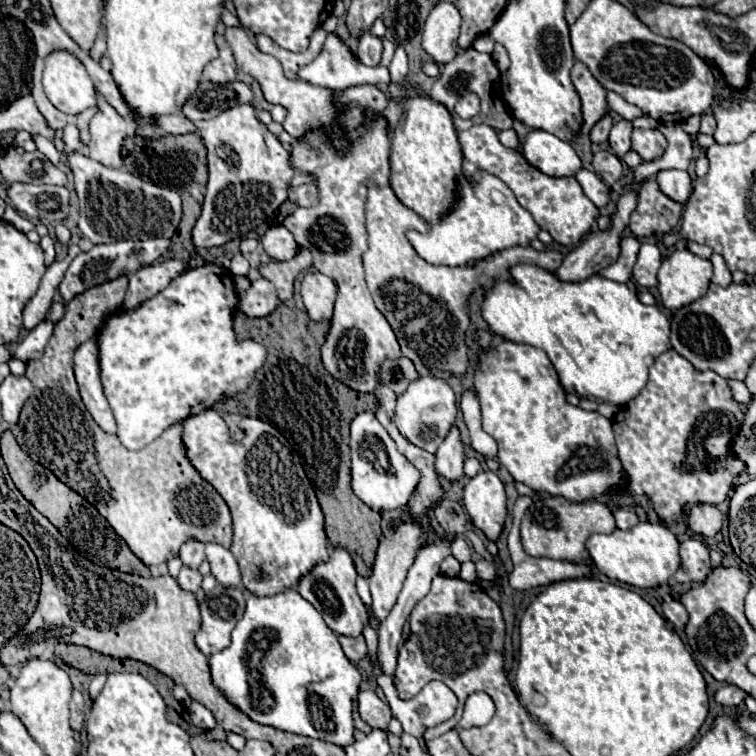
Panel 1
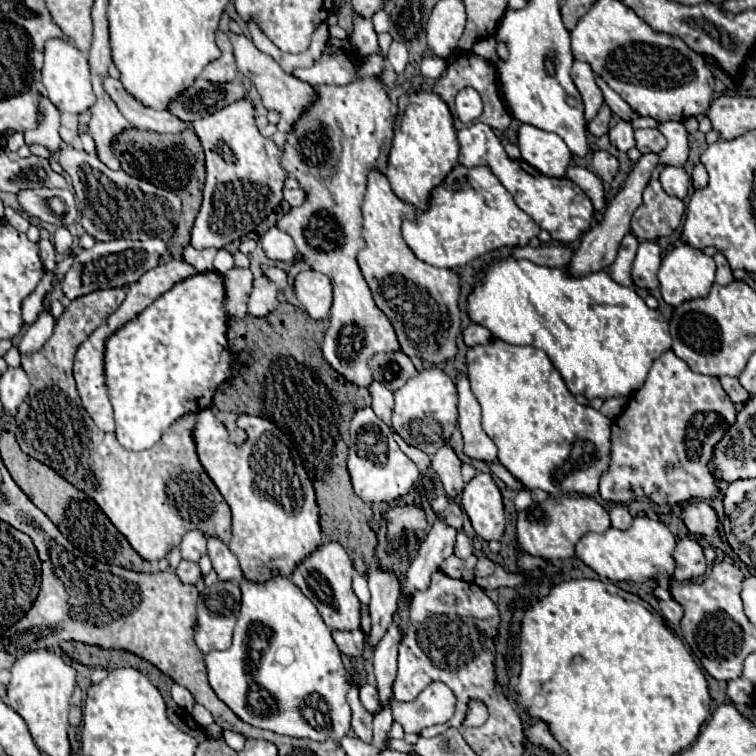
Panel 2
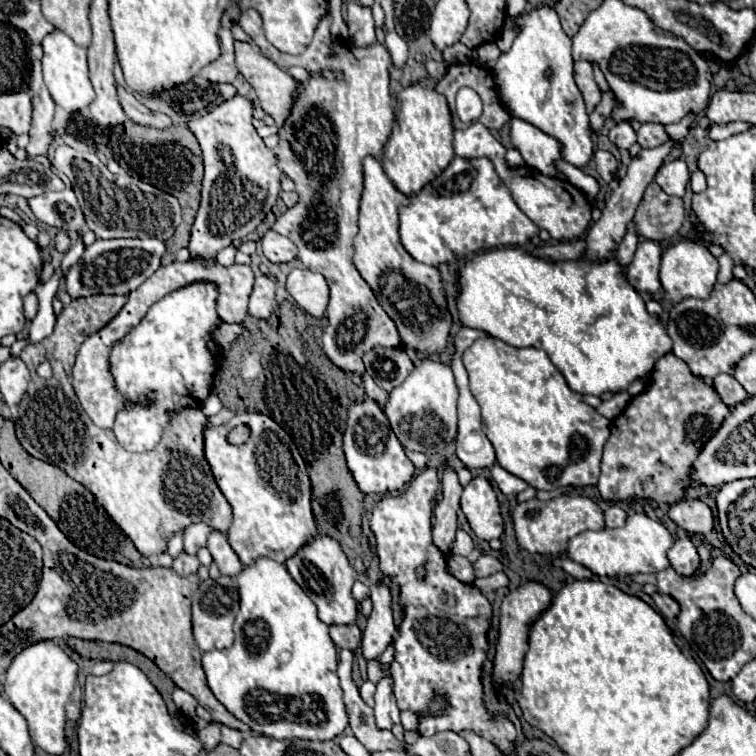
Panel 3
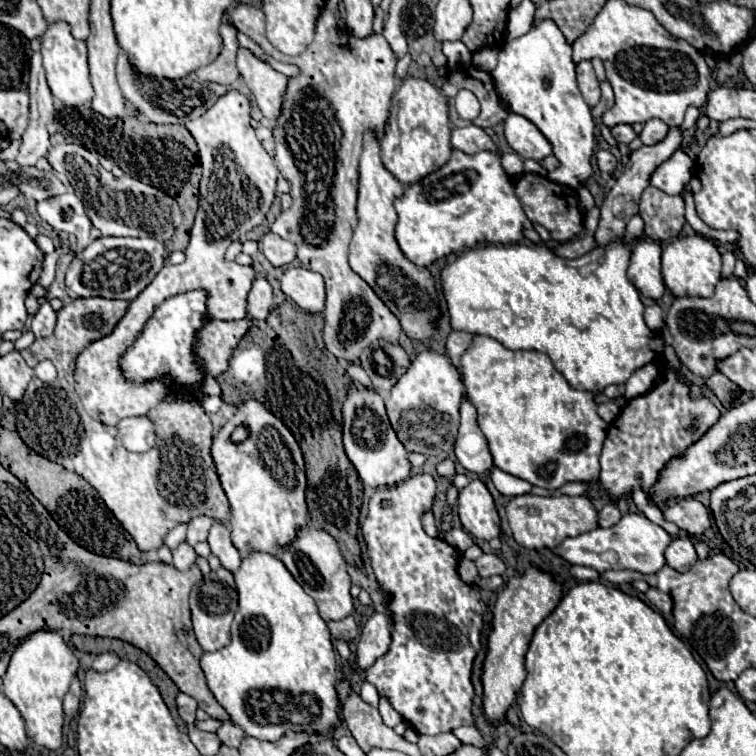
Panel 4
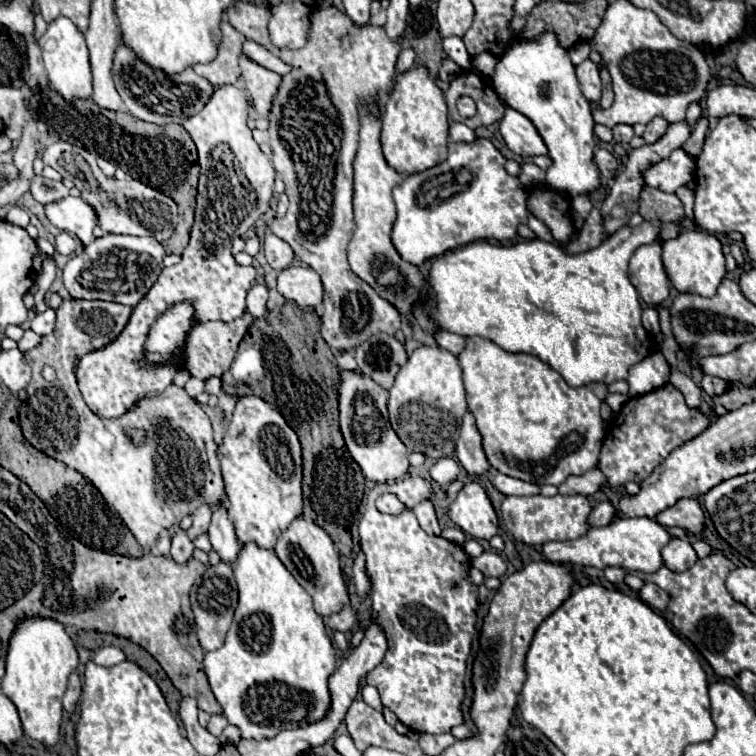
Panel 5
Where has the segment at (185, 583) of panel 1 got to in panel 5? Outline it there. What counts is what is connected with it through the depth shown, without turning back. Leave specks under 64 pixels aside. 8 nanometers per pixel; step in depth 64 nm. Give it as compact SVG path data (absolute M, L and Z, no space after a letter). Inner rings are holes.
M174 524L174 526L170 526L170 528L168 528L168 536L170 536L170 540L172 540L170 556L172 556L178 564L182 564L182 562L190 560L190 558L192 558L194 544L192 544L192 540L188 538L186 530L184 530L182 526Z

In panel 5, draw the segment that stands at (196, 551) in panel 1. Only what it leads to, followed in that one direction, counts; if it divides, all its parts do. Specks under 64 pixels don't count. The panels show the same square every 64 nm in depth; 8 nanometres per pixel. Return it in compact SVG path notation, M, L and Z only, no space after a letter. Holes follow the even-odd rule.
M202 504L200 508L196 508L196 512L192 514L192 518L194 518L194 524L192 524L192 528L188 530L188 534L190 534L192 540L194 540L198 534L206 532L206 528L208 528L208 524L210 524L210 506L208 506L208 504Z

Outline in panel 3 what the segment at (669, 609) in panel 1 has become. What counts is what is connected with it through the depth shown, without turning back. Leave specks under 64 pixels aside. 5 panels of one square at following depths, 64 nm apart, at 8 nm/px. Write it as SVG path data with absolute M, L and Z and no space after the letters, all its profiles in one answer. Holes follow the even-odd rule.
M654 592L652 594L652 600L656 602L656 608L658 608L658 612L666 618L666 620L676 620L676 616L678 616L678 604L676 604L676 600L672 600L670 596L664 596L664 594L658 594L658 592Z

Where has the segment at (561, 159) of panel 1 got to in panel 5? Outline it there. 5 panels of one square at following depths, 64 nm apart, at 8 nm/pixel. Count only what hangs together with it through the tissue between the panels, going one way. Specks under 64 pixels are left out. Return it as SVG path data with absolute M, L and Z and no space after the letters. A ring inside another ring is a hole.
M510 106L504 108L504 116L500 120L500 134L508 148L518 156L546 154L546 146L534 124L524 114Z

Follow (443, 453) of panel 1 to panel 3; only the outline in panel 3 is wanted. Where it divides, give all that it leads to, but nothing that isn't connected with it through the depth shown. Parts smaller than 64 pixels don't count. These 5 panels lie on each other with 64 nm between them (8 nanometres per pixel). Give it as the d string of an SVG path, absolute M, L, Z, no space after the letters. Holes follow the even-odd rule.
M446 464L442 466L442 488L444 488L444 500L436 504L434 508L434 526L432 526L432 540L434 544L444 550L450 552L450 544L454 540L454 534L458 530L458 522L456 522L456 512L460 510L460 494L462 494L462 486L458 482L458 476L452 468L448 468Z

